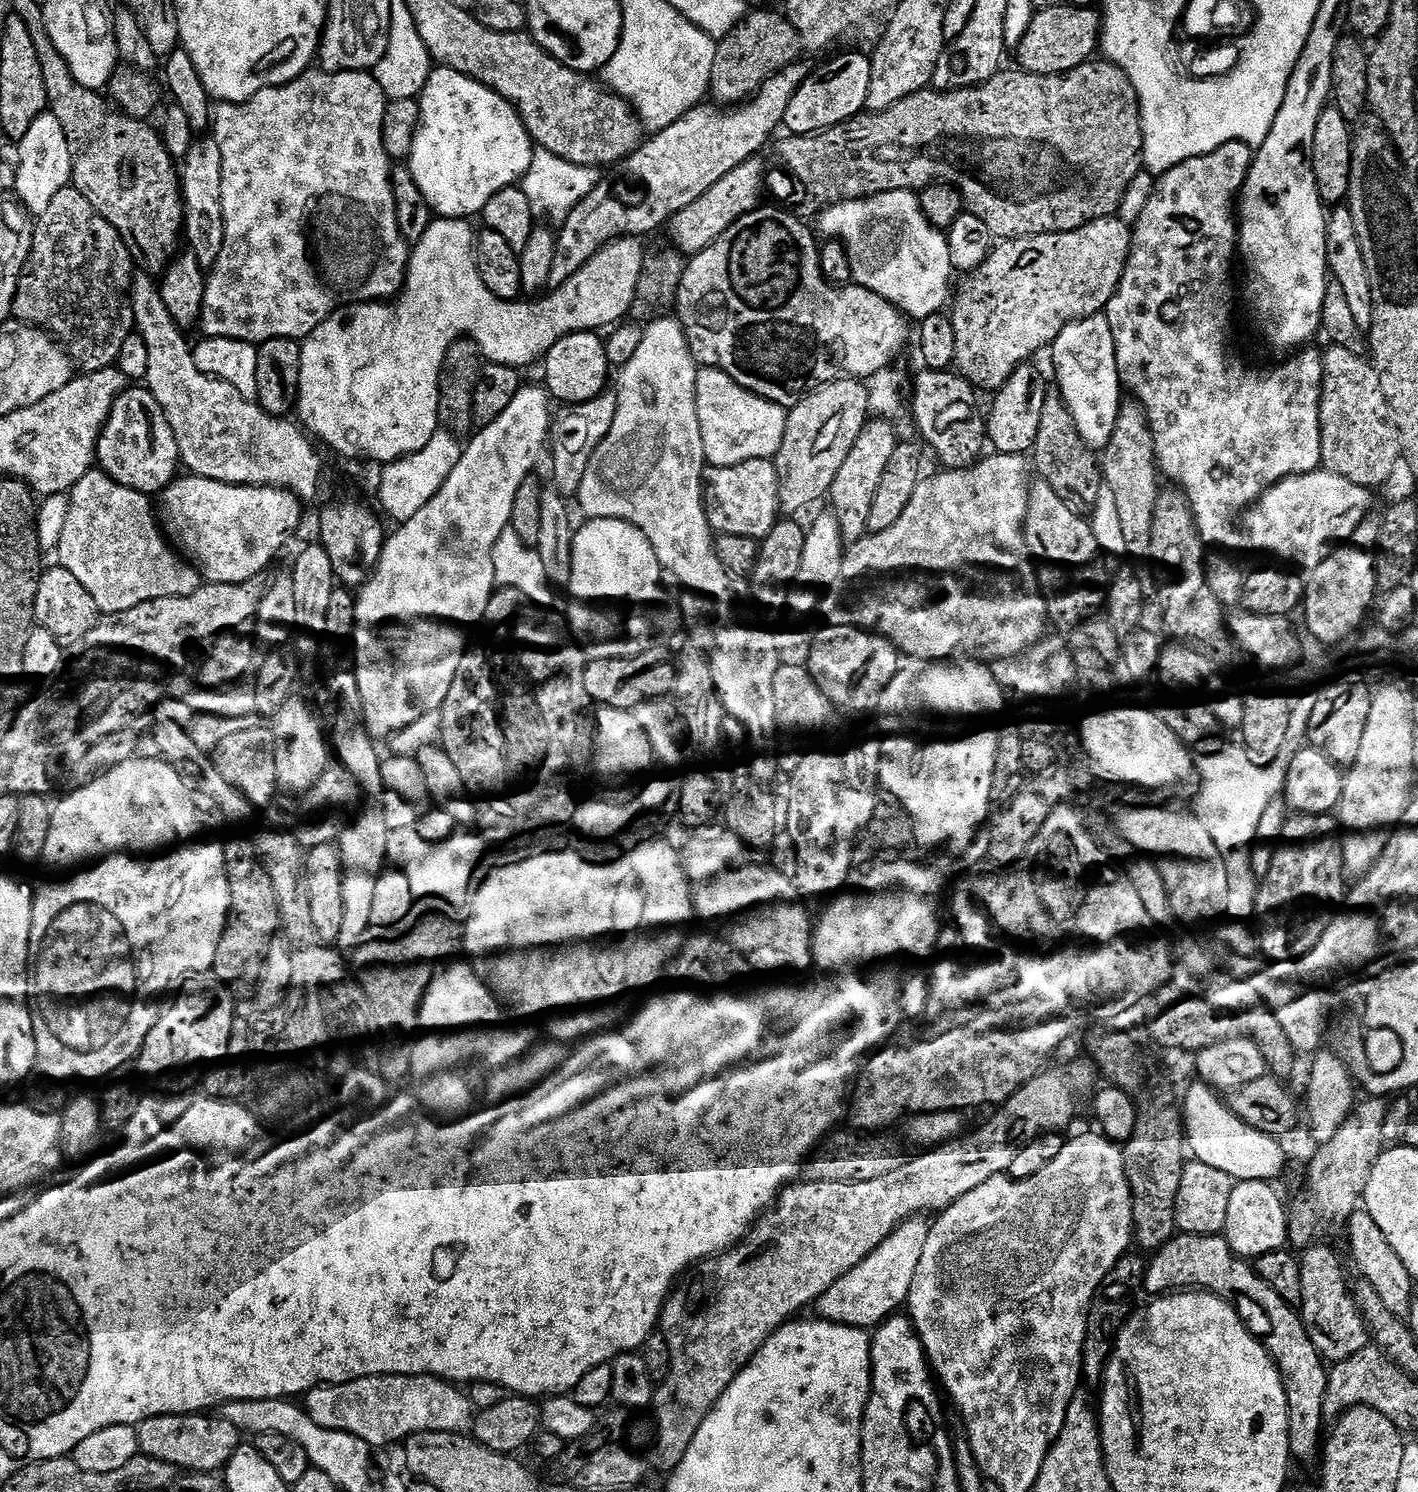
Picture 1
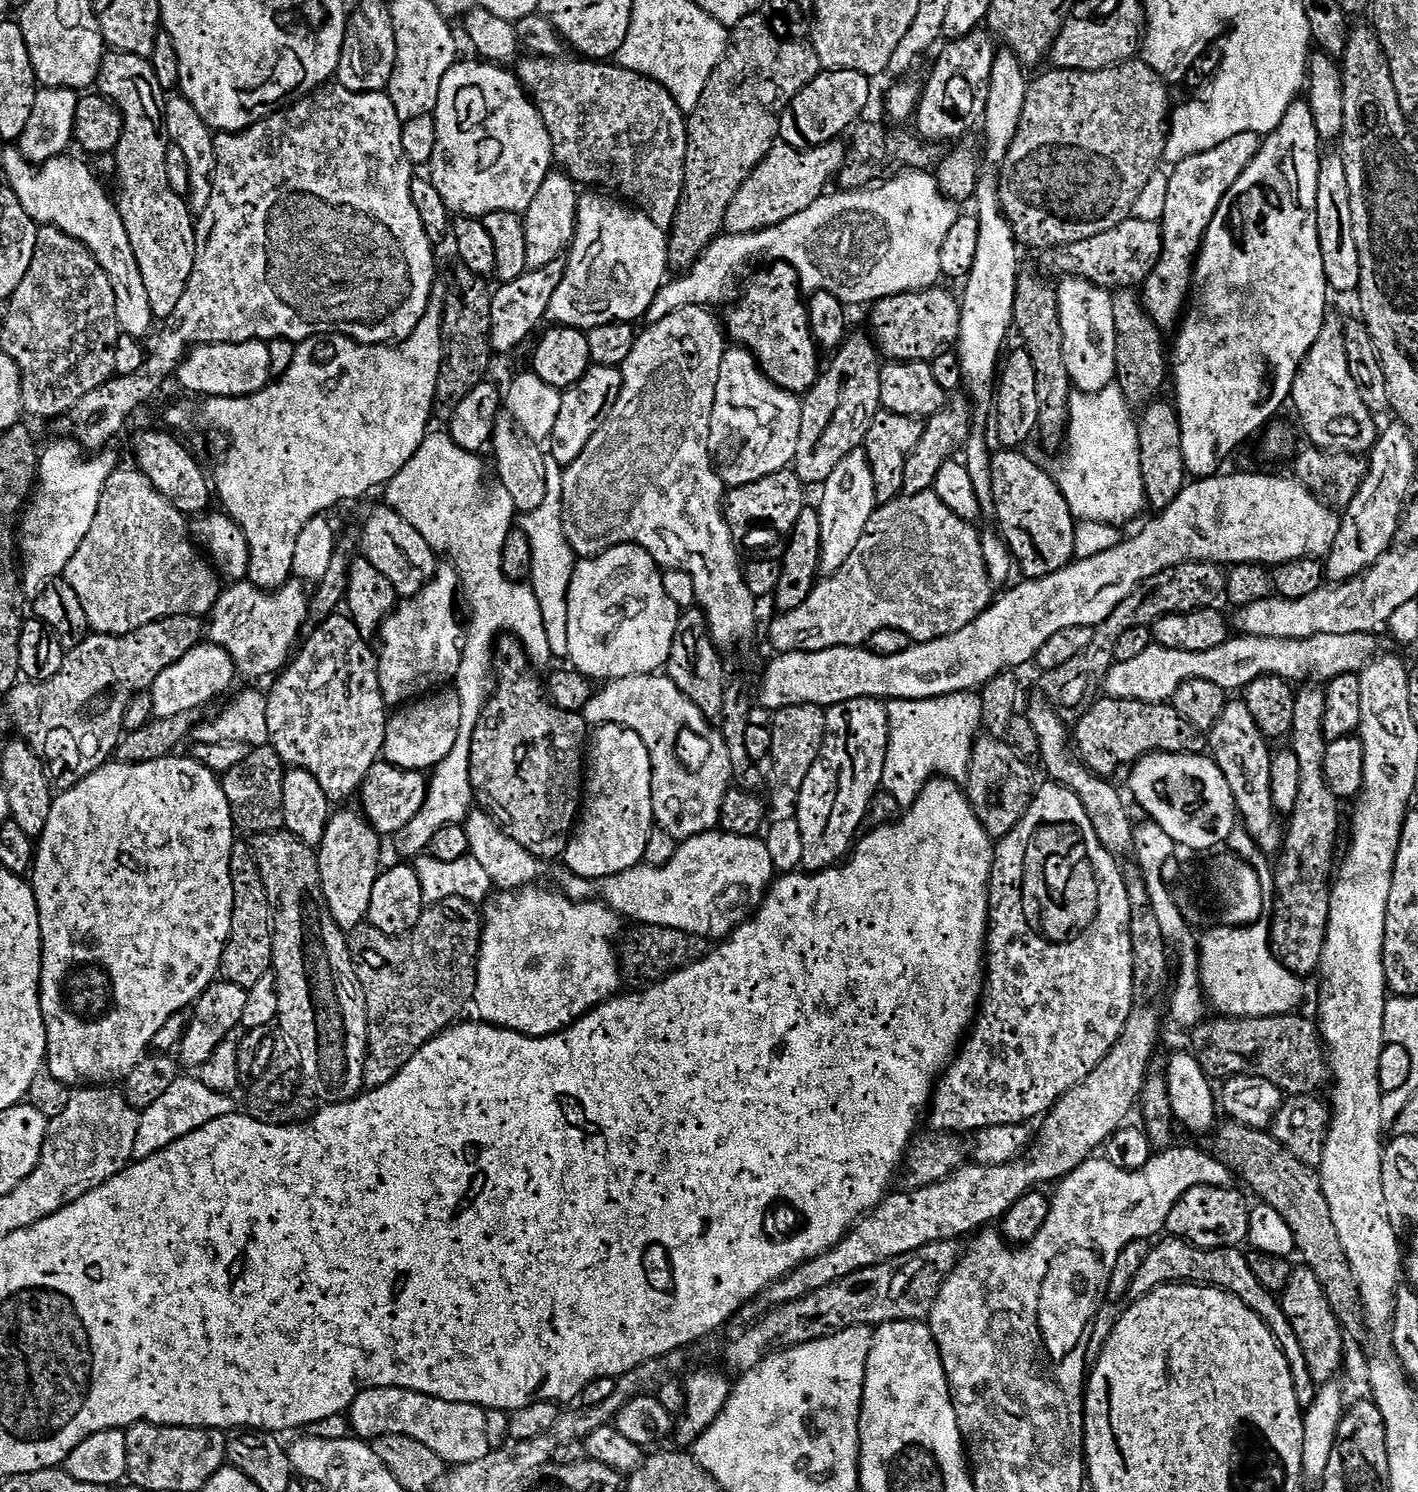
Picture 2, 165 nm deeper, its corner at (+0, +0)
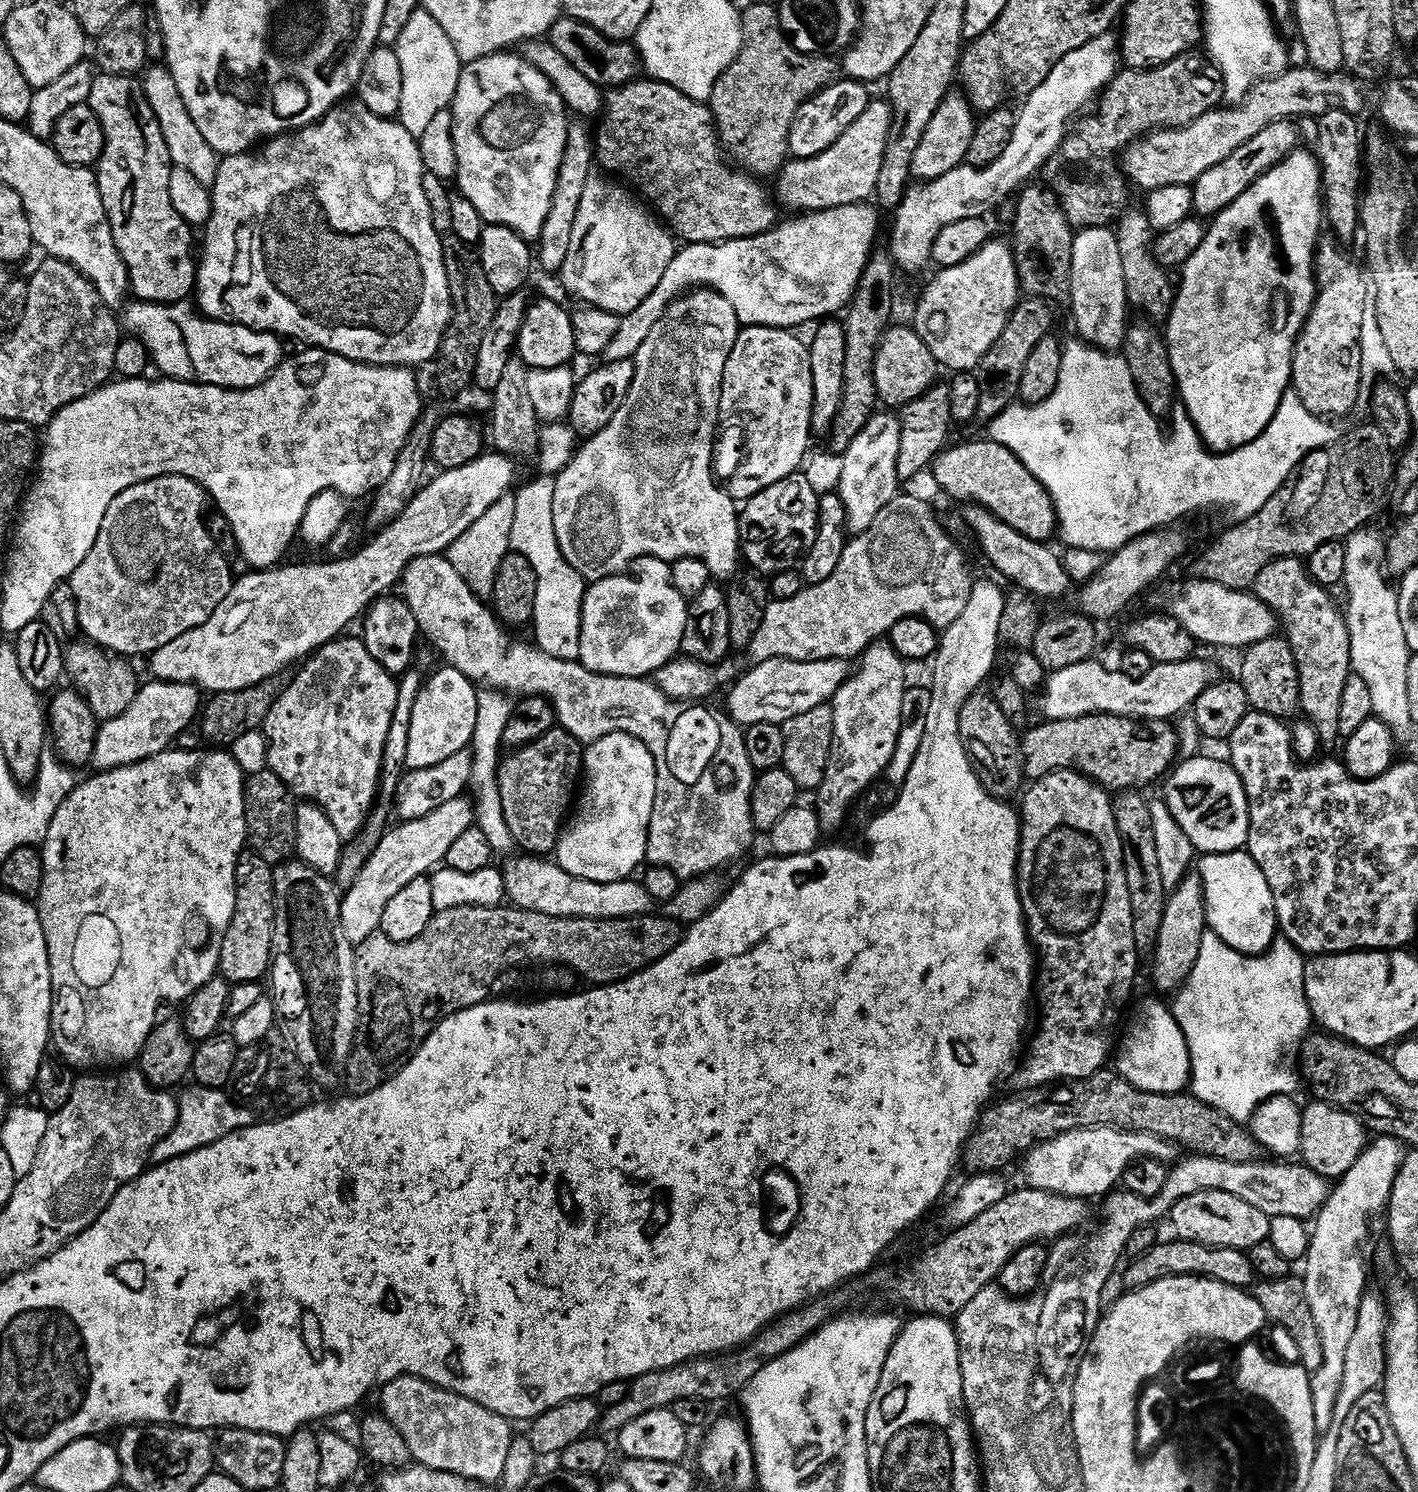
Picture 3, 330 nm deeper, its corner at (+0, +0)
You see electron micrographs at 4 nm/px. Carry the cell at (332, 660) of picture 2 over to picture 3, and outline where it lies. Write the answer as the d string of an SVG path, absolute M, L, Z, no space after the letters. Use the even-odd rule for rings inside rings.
M337 638L328 644L322 645L322 647L317 648L311 656L307 657L307 659L299 665L299 668L301 667L300 673L298 673L289 684L286 684L286 687L281 691L280 697L274 702L270 714L264 719L262 733L268 741L268 768L274 774L278 774L278 778L282 778L286 782L286 786L291 790L293 797L299 798L304 802L317 804L319 808L323 808L324 811L328 813L330 822L334 822L334 830L338 830L340 837L342 837L345 842L348 842L361 835L364 824L368 820L368 815L378 800L383 751L386 750L386 740L389 737L391 722L394 720L395 707L398 705L398 698L396 697L398 680L397 677L391 676L391 674L372 657L370 650L366 650L363 639L344 639L345 638Z

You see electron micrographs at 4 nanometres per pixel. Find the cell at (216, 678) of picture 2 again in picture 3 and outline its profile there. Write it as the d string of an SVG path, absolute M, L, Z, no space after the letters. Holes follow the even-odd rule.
M157 679L151 683L141 687L137 698L121 717L105 720L99 725L91 763L97 765L100 772L125 768L169 751L175 745L172 743L191 724L193 727L194 721L201 715L202 692L195 684Z

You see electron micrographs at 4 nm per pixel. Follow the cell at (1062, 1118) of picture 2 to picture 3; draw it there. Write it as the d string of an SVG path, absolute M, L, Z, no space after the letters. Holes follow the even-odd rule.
M1189 874L1174 891L1168 893L1166 910L1162 914L1162 930L1158 930L1158 942L1154 949L1156 961L1152 964L1152 980L1160 992L1175 994L1188 981L1194 966L1198 966L1198 954L1202 954L1202 938L1209 931L1206 916L1206 898L1200 875Z

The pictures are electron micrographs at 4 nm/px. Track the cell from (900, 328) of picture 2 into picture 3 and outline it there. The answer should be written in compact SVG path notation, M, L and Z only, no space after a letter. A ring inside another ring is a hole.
M992 238L966 262L937 273L916 304L915 330L937 365L945 364L952 374L975 373L1022 299L1015 251L1011 243Z

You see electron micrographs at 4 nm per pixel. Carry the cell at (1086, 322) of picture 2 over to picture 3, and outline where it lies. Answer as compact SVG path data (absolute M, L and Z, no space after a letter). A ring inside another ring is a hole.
M1111 227L1086 228L1077 231L1075 238L1070 305L1076 328L1080 331L1079 339L1094 348L1115 353L1123 349L1124 335L1130 327L1130 305L1126 298L1126 278L1122 278L1118 238Z

